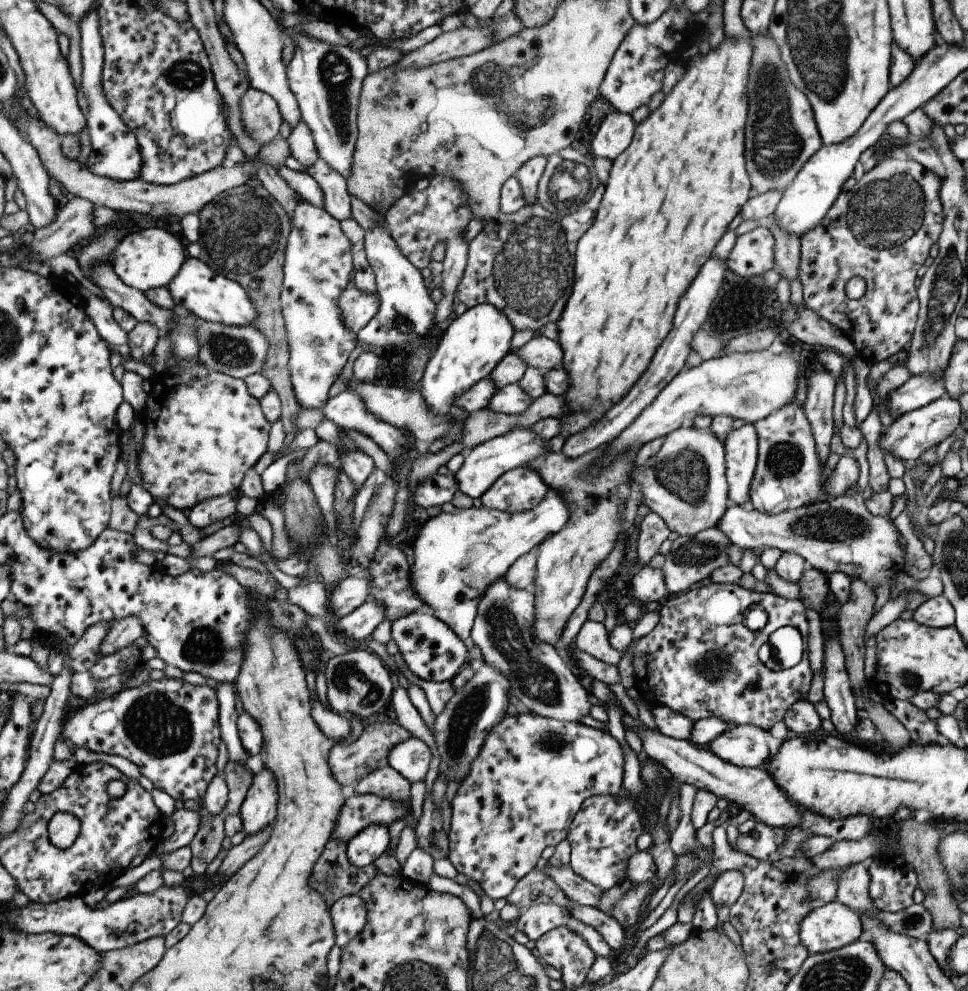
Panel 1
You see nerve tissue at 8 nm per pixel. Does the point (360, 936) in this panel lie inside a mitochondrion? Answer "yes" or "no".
no

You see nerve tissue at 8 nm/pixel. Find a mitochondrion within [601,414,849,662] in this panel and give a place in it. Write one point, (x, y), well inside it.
(684, 475)

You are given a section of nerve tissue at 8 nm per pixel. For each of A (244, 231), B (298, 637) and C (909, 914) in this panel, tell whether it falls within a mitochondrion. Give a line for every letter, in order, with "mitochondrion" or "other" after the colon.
A: mitochondrion
B: other
C: mitochondrion

